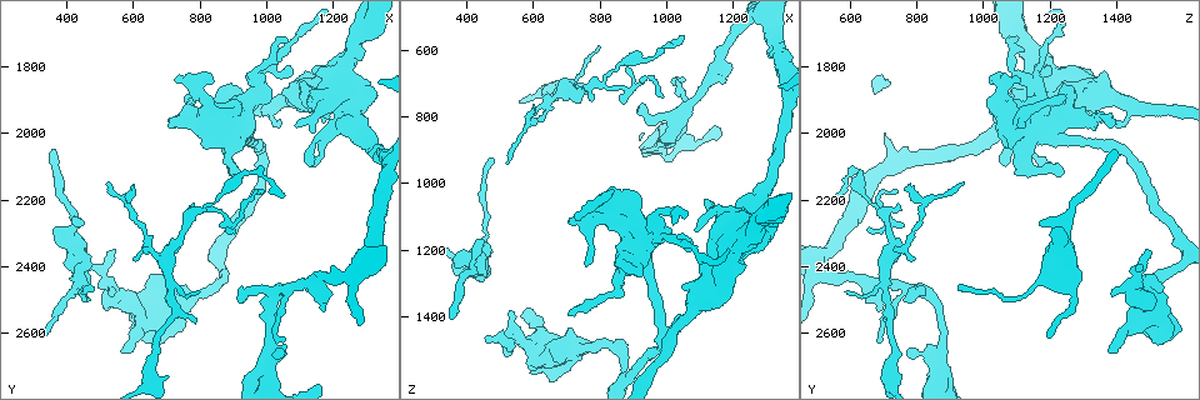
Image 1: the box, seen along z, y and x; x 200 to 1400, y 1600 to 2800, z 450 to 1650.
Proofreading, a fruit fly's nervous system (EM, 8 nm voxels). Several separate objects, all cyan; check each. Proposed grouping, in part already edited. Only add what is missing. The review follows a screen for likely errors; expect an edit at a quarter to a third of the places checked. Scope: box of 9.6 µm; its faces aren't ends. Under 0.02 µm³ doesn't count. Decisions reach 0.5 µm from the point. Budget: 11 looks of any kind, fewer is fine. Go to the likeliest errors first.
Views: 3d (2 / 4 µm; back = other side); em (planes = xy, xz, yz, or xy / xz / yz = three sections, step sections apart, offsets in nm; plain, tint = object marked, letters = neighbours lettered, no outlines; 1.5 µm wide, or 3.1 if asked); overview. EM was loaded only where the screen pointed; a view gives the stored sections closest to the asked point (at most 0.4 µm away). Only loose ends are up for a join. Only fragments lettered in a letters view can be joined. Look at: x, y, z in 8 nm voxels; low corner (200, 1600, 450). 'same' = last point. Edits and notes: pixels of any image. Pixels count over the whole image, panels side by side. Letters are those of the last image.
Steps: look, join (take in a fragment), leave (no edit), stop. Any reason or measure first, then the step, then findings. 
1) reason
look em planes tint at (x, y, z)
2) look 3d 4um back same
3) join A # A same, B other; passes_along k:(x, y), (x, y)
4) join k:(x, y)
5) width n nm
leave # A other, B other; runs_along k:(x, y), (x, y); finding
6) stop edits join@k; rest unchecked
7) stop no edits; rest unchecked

branch stops here
look 3d 4um back at (750, 1890, 1250)

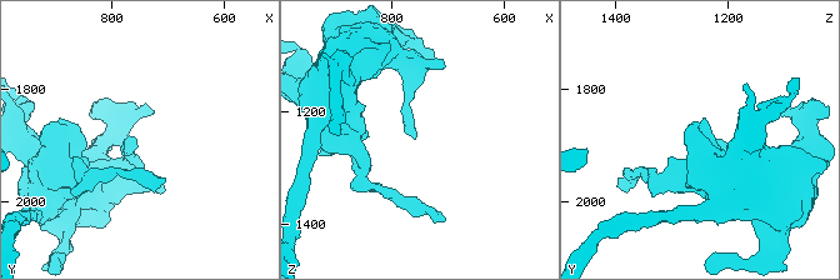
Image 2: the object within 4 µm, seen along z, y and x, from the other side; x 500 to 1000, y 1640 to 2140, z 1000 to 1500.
look em planes letters at (755, 1895, 1245)

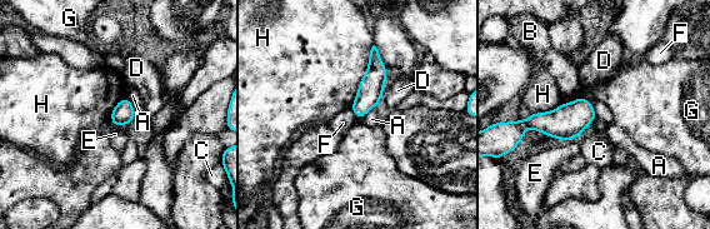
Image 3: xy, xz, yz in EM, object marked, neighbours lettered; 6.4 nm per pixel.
leave # A other, B other, C other, D other, E other, F other, G other, H other; border 3:(350, 108), (356, 117); no lettered fragment goes on from it

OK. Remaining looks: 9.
free end
look 3d 4um at (450, 2260, 1180)

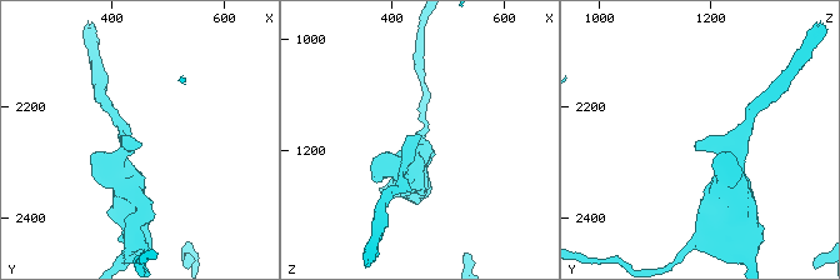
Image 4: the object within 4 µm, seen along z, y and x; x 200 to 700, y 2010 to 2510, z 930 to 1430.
need the tissue
look em planes plain at (445, 2265, 1175)

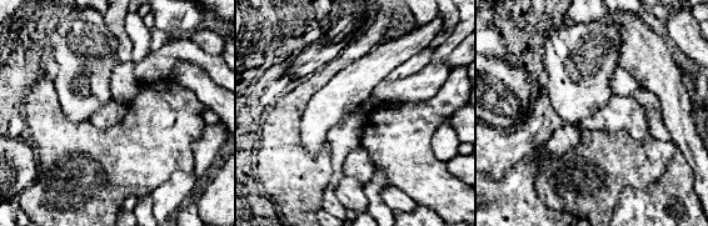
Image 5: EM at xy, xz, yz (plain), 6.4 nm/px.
look em planes letters same

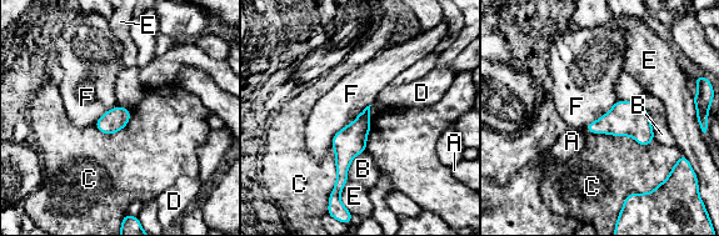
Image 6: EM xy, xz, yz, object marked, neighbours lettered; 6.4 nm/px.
longest_contact C 460 nm
leave # A other, B other, C other, D other, E other, F other; border 6:(370, 104), (333, 136), (330, 145); none of them fits

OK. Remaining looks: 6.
branch stops here
look 3d 2um back at (560, 2660, 1390)

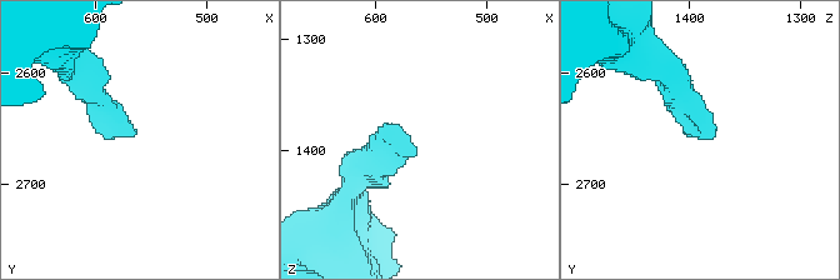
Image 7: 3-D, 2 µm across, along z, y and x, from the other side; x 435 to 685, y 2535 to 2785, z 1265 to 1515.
now the EM
look em planes letters at (568, 2658, 1396)

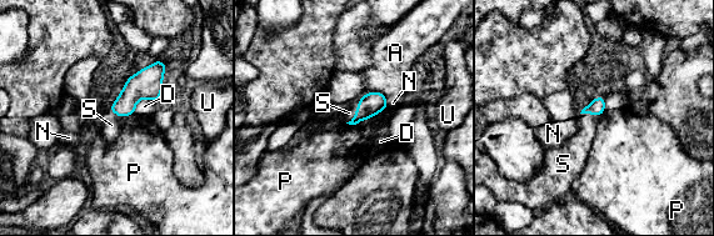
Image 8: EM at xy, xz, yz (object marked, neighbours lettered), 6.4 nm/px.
width 110 nm
join S # A other, D other, N other, P other, S same, U other; passes_along 8:(370, 104), (356, 108), (349, 113); the neuron continues

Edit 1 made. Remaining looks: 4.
look overview

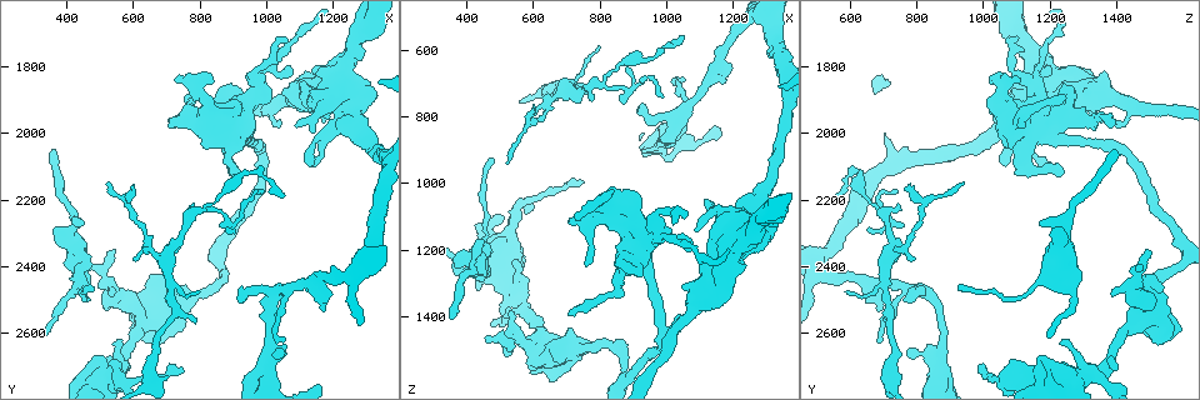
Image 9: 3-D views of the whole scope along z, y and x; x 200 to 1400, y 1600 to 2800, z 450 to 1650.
thick end
look 3d 2um at (1140, 1820, 1250)

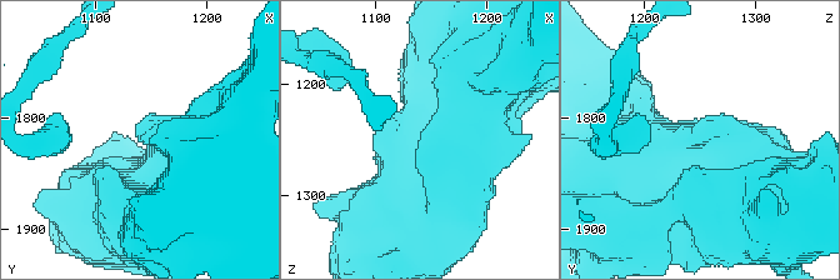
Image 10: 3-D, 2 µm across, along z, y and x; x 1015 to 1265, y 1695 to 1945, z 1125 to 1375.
look em xz step 8 letters at (1138, 1818, 1252)

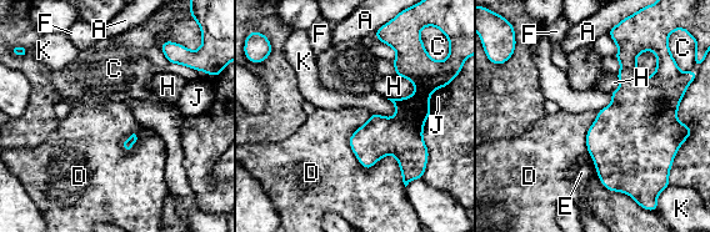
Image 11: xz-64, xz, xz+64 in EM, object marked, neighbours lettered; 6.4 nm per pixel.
another direction
look em planes letters same

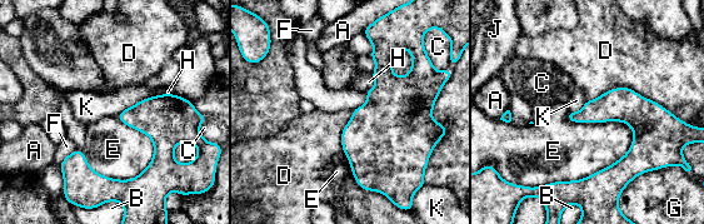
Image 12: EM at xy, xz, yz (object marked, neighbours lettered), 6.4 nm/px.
longest_contact E 650 nm
leave # A other, B other, C other, D other, E other, F other, G other, H other, J other, K other; border 12:(587, 99), (632, 88), (683, 122); none of them fits

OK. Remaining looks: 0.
stop edits join@8; rest unchecked

